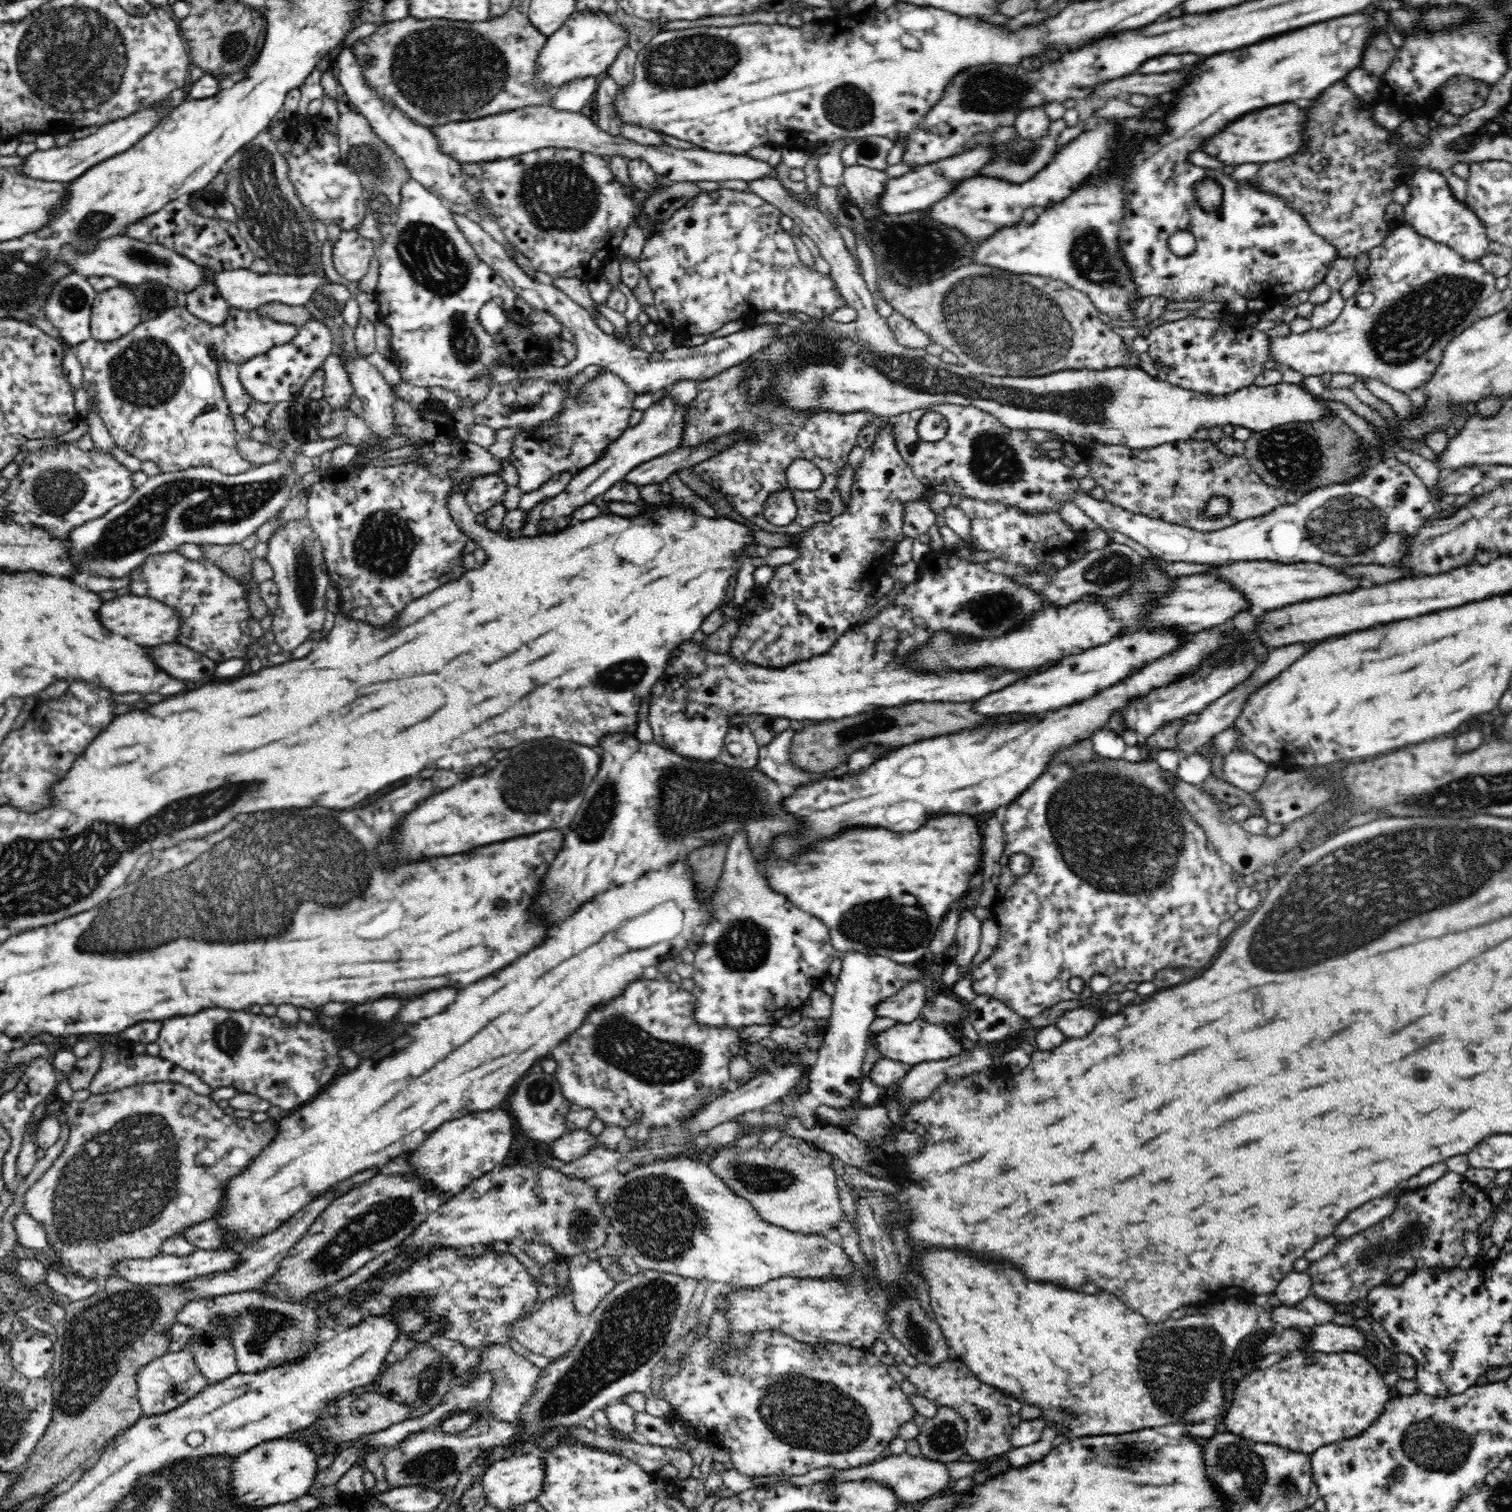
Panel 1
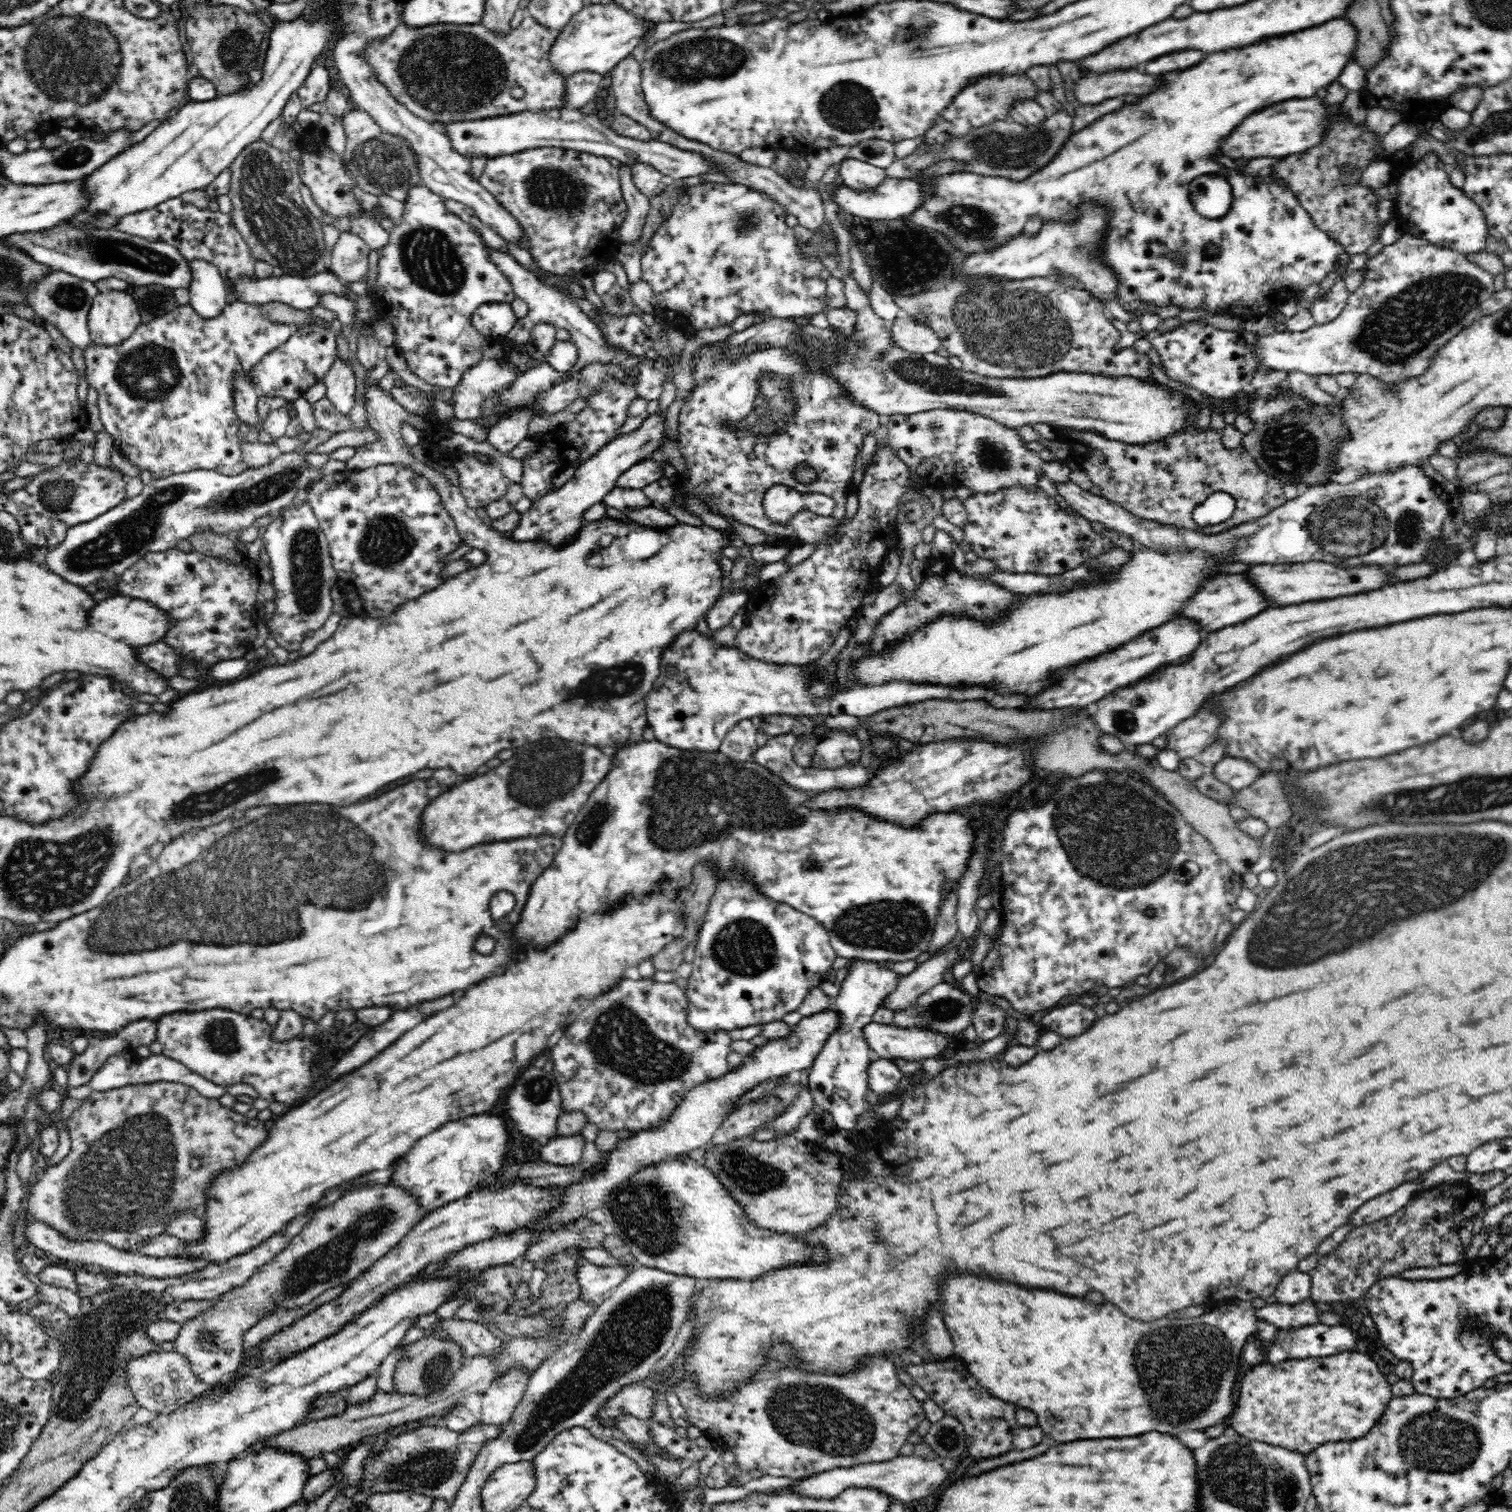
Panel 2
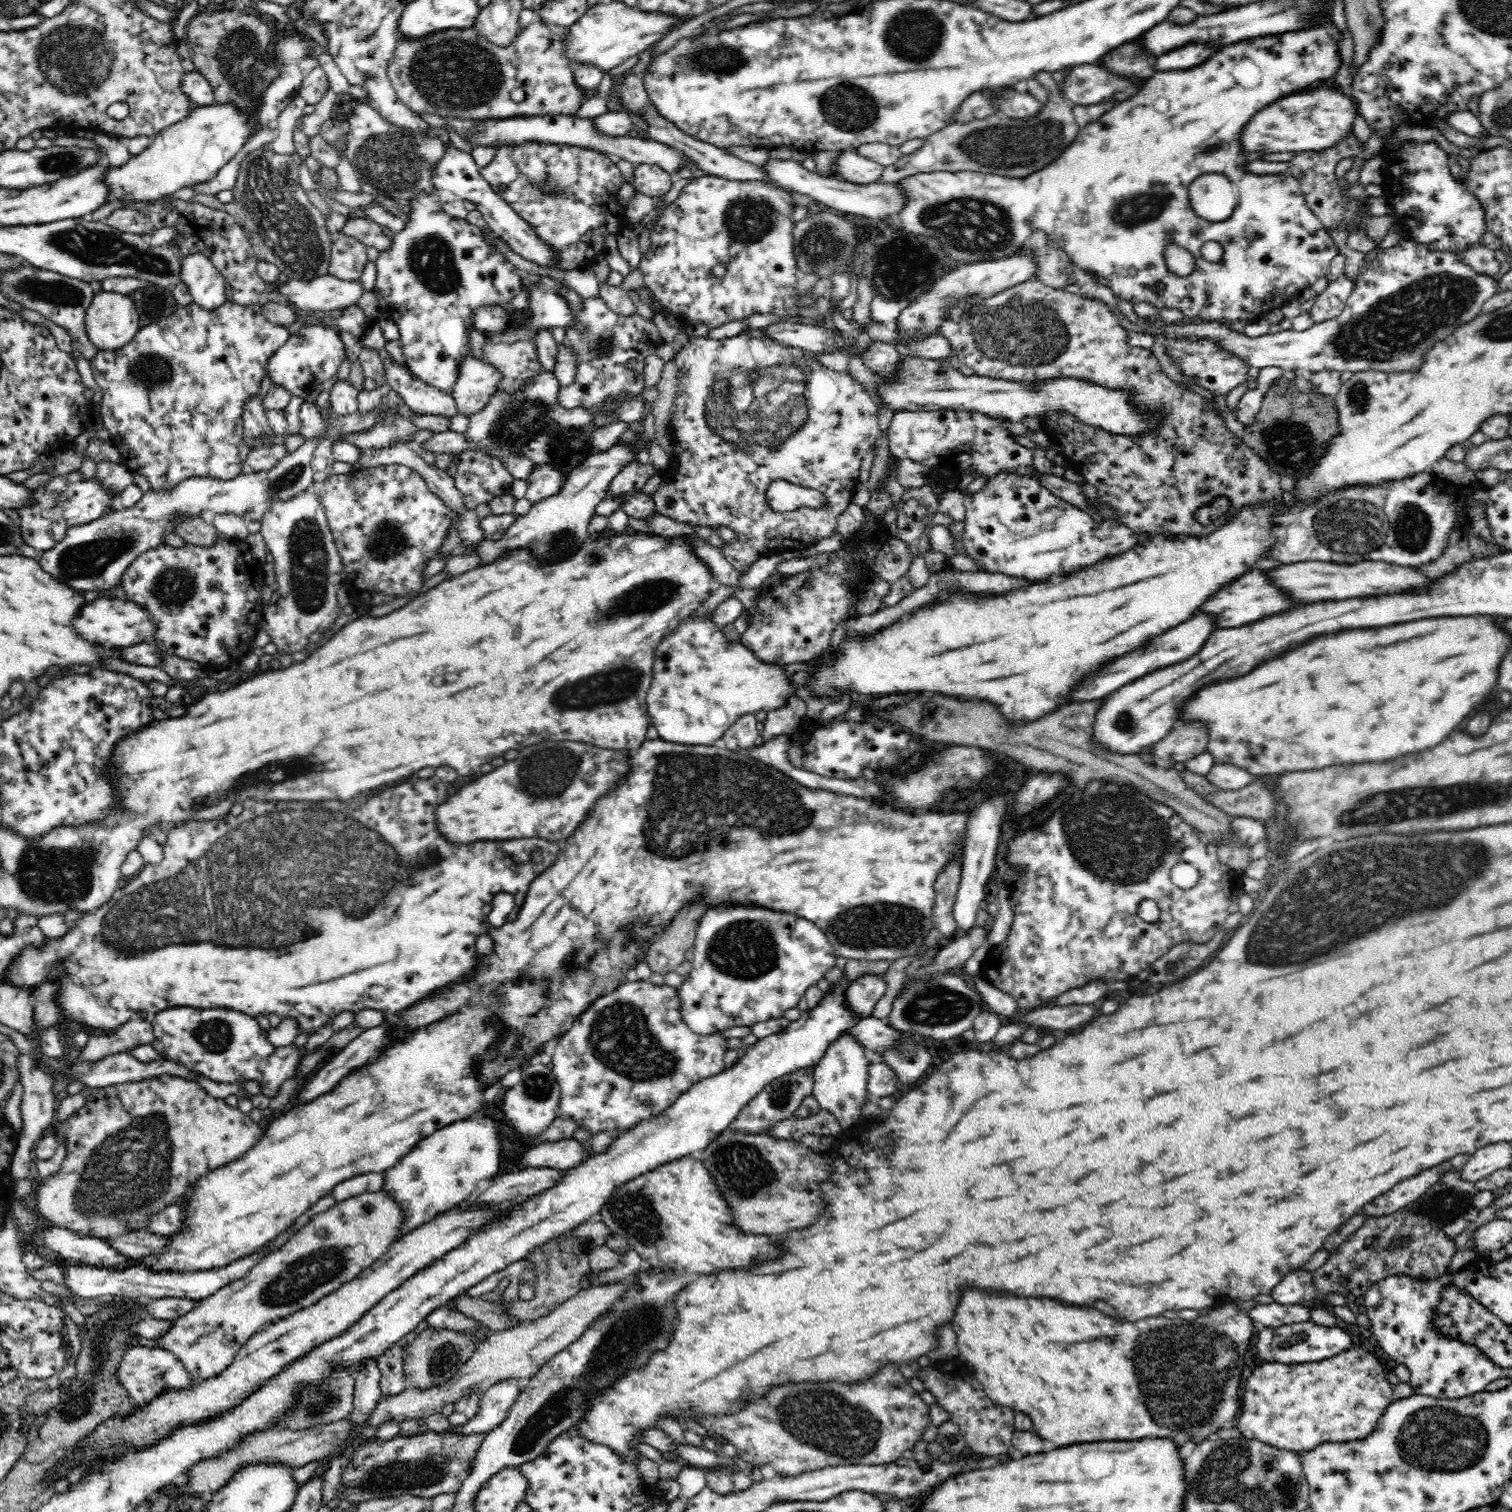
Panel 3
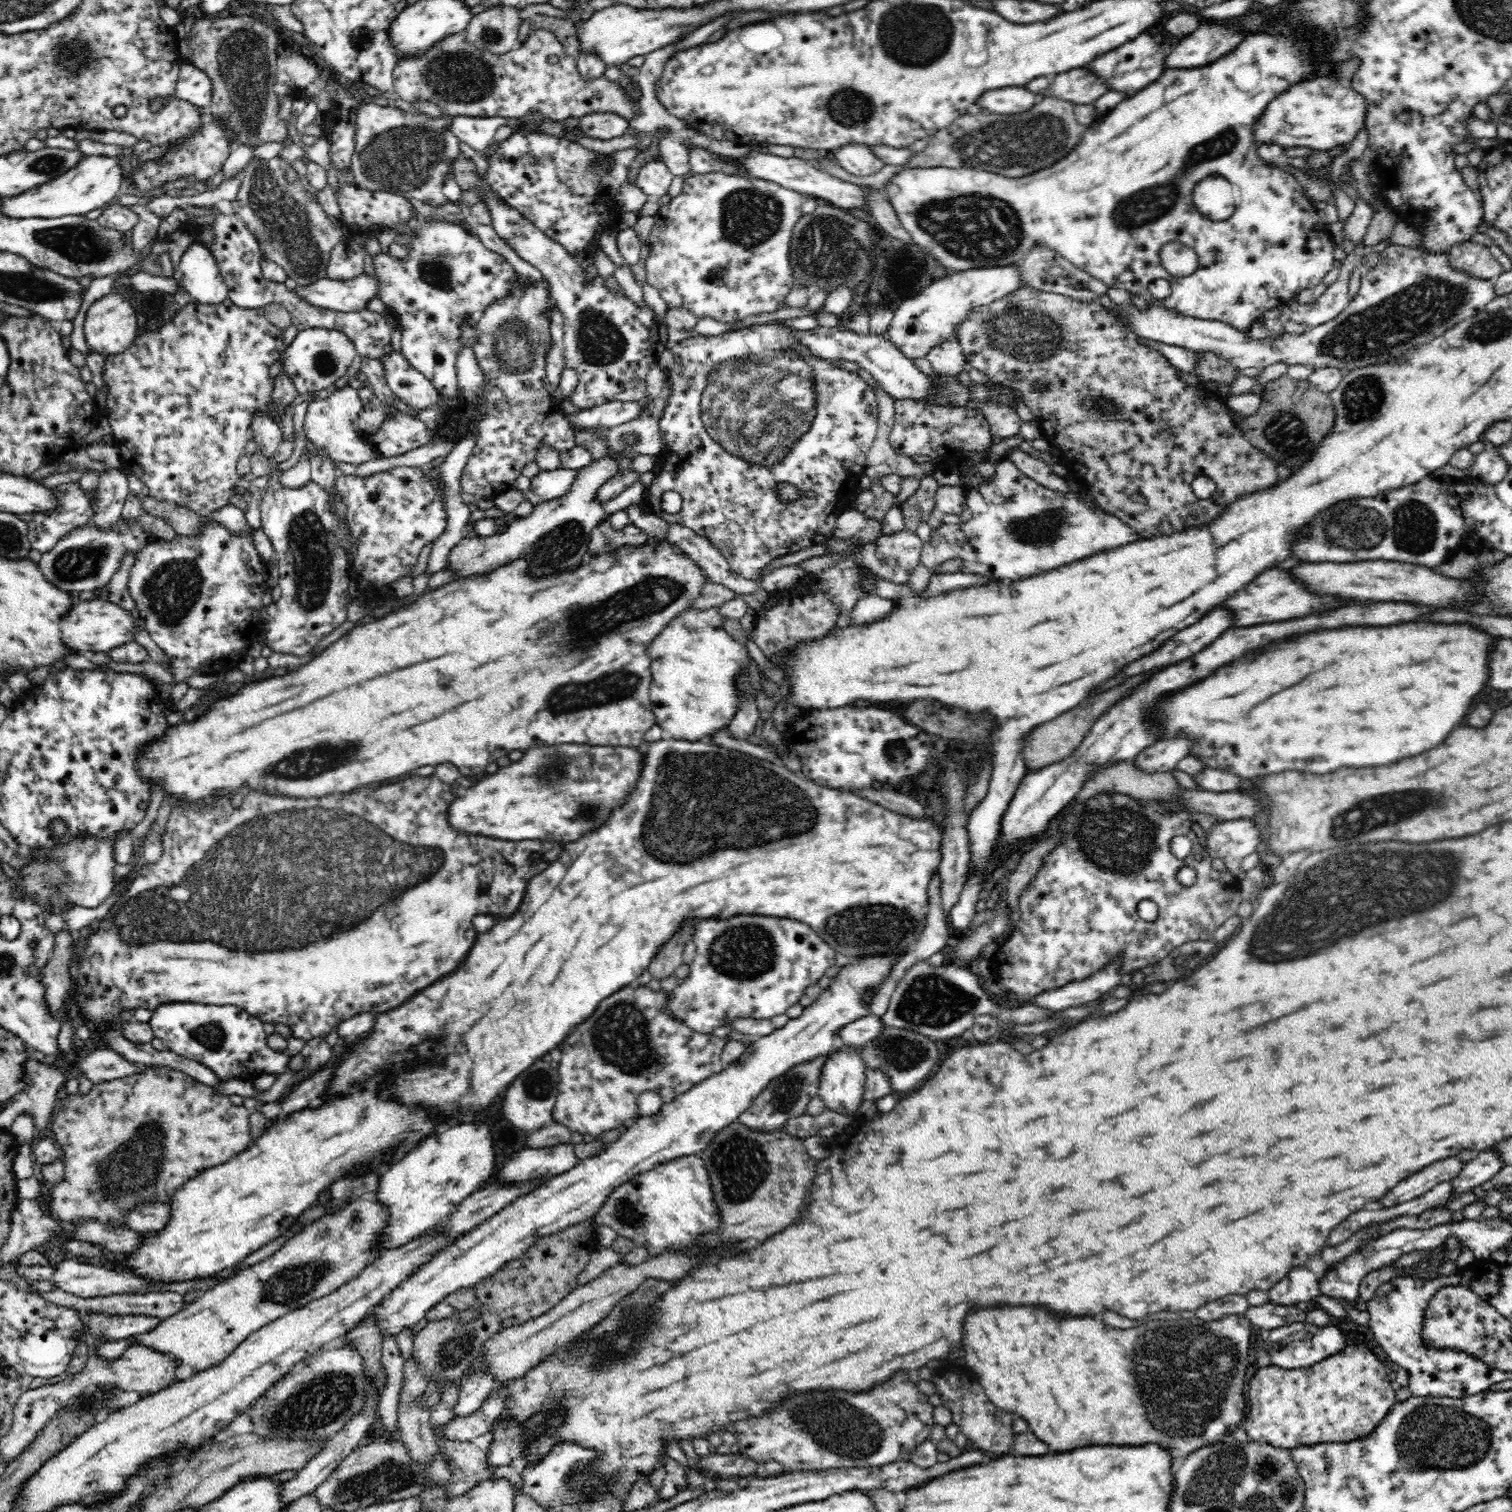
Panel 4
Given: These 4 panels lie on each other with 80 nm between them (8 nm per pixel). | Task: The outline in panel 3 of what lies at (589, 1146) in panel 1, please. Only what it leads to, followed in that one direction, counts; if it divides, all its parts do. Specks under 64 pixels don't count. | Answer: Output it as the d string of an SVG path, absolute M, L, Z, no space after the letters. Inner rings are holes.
M568 1137L532 1147L532 1150L528 1150L520 1160L519 1168L548 1167L568 1171L580 1166L585 1160L583 1143L574 1137Z

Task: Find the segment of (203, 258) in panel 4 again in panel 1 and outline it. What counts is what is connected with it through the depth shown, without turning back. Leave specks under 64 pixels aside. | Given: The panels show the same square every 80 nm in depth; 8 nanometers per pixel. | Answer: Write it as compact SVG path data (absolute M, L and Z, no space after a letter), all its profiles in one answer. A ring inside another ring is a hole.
M210 281L202 283L192 292L186 293L186 296L185 307L190 314L214 326L224 324L230 305L220 297L214 283L210 283Z

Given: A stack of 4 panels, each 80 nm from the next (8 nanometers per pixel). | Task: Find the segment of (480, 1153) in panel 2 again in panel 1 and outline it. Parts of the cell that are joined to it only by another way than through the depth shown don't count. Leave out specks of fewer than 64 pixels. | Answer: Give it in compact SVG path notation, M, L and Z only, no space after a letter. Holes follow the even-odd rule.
M500 1108L444 1122L440 1130L431 1132L428 1138L413 1150L410 1164L414 1167L414 1172L418 1173L424 1188L432 1182L432 1186L444 1191L442 1194L447 1198L452 1198L462 1193L476 1178L490 1173L497 1164L504 1162L514 1140L514 1124L516 1120Z

